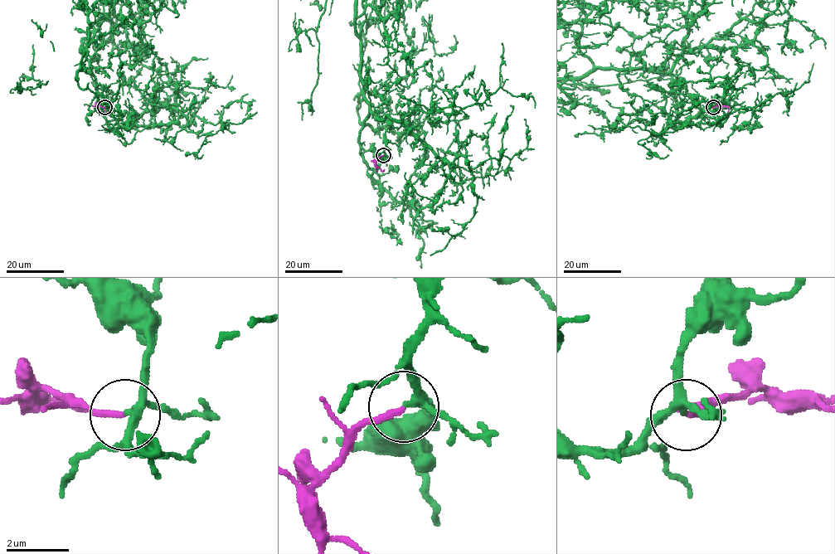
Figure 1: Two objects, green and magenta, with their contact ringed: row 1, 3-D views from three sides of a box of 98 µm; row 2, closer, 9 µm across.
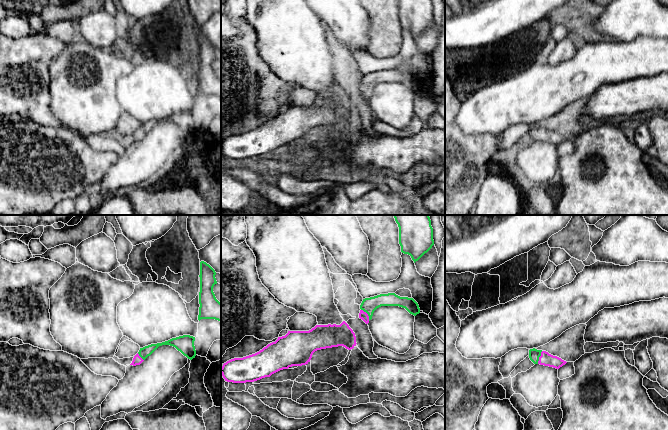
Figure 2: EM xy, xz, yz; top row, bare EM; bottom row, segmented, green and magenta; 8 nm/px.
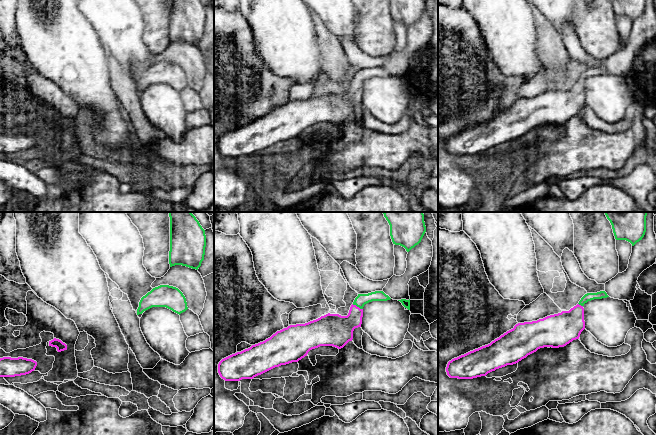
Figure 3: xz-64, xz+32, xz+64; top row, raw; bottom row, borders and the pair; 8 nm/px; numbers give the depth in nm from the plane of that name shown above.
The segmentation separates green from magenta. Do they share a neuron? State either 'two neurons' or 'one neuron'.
one neuron

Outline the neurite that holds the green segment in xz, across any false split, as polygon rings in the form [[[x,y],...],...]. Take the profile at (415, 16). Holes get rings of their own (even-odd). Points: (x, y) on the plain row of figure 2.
[[[398,0],[401,28],[411,32],[414,39],[434,21],[431,0]]]

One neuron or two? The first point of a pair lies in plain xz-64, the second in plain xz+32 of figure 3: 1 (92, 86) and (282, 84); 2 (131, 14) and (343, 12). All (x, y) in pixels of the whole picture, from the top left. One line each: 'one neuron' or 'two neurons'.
1: two neurons
2: one neuron

